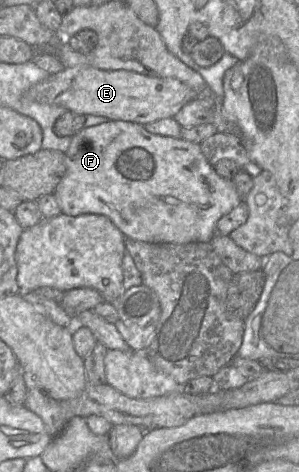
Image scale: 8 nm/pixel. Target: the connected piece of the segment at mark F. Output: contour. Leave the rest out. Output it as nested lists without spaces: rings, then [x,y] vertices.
[[[107,121],[84,127],[71,137],[65,152],[66,172],[57,185],[55,196],[61,213],[70,216],[98,214],[108,217],[125,238],[147,243],[211,242],[215,225],[244,199],[232,180],[219,176],[197,143],[149,133],[141,124]]]

